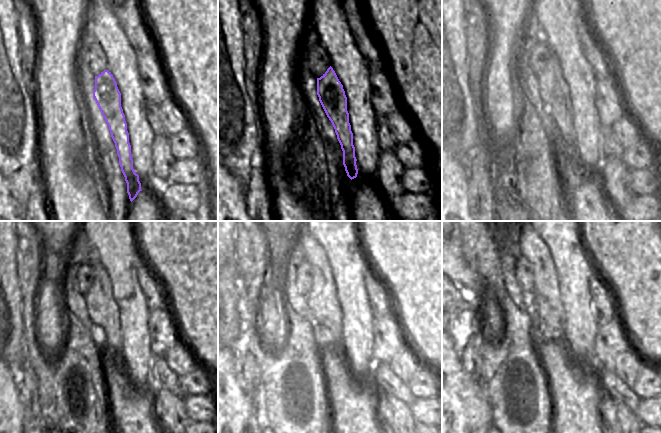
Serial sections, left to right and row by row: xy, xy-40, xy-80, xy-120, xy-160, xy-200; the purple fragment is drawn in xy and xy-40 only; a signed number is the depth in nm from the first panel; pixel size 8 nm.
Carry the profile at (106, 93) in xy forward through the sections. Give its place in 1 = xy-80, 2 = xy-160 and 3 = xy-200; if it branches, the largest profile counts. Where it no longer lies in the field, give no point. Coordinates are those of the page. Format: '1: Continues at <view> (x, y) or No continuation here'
1: Continues at xy-80 (553, 90)
2: Continues at xy-160 (322, 299)
3: Continues at xy-200 (545, 300).

